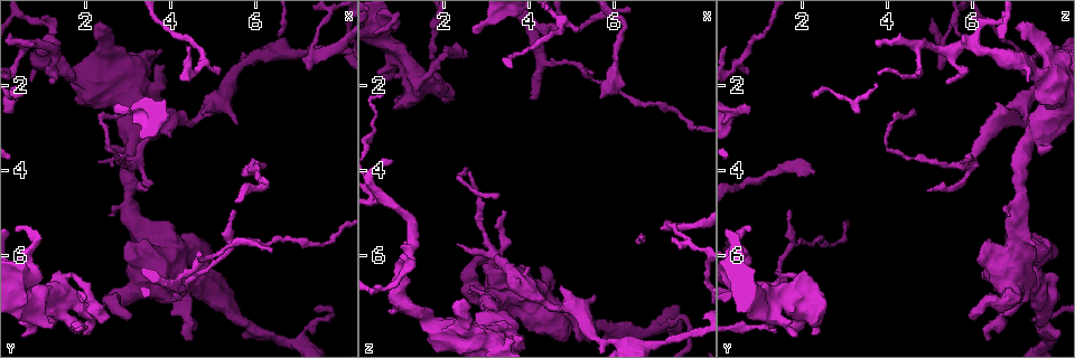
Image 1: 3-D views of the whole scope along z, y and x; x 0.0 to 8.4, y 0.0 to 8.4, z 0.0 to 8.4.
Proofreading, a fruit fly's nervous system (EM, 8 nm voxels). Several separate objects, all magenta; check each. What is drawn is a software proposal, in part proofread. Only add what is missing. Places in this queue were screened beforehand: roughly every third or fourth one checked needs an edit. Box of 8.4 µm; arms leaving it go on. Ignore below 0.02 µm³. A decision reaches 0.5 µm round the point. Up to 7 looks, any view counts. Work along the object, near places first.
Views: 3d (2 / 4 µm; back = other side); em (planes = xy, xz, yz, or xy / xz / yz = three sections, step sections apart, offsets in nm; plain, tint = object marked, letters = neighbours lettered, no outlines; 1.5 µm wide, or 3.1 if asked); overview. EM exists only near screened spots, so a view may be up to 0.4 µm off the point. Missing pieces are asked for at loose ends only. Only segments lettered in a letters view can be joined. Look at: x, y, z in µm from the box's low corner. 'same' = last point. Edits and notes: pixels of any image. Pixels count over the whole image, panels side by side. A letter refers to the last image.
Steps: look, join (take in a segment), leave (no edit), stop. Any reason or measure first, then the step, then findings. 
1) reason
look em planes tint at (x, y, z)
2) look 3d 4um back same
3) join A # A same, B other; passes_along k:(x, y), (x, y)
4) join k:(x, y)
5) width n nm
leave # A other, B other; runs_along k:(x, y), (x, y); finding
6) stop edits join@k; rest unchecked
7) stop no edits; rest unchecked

an open end
look 3d 4um at (5.50, 2.90, 6.95)

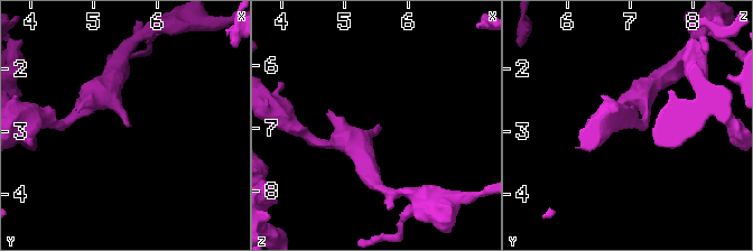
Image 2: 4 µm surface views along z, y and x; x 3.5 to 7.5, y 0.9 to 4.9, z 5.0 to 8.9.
shape alone is not enough
look em yz step 8 letters at (5.55, 2.90, 6.90)

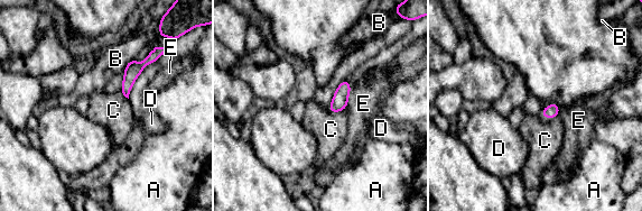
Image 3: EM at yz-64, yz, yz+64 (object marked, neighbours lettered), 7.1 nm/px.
leave # A other, B other, C other, D other, E other; border 3:(327, 108), (332, 112), (345, 109); no lettered segment goes on from it

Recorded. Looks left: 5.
free end
look 3d 2um at (2.45, 3.35, 7.80)

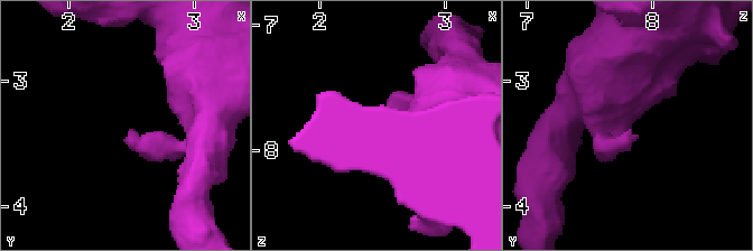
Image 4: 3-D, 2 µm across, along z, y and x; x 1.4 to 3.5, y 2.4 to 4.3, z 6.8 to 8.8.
look em planes letters at (2.48, 3.38, 7.80)

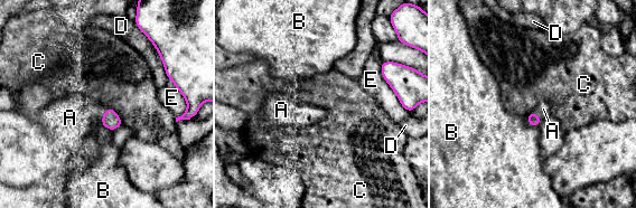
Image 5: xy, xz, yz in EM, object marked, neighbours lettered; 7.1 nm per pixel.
join A # A same, B other, C other, D other, E other; passes_along 5:(111, 120), (103, 115), (69, 117); it goes on there

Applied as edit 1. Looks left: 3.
redraw
look overview

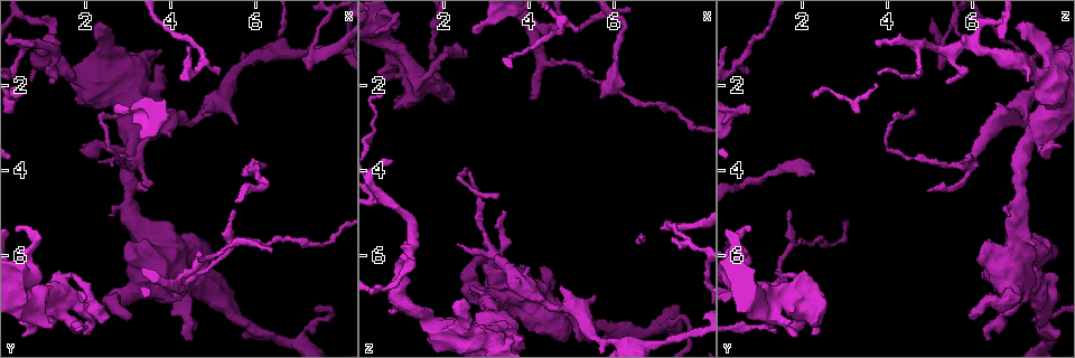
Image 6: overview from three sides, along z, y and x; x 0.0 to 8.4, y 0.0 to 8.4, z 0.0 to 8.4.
an open end
look em xy step 8 tint at (4.00, 7.00, 2.30)

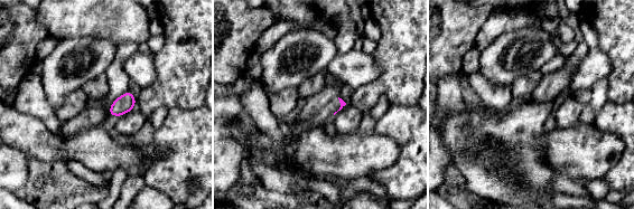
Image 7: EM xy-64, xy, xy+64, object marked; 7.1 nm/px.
another direction
look em planes letters same

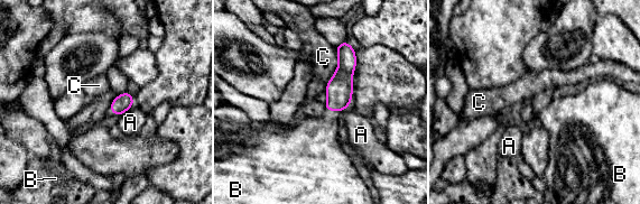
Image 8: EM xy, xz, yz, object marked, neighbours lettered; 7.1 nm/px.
join B # A other, B same, C other; passes_along 8:(339, 90), (333, 110), (314, 139); the cell continues

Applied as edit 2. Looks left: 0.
stop edits join@5, join@8; rest unchecked

